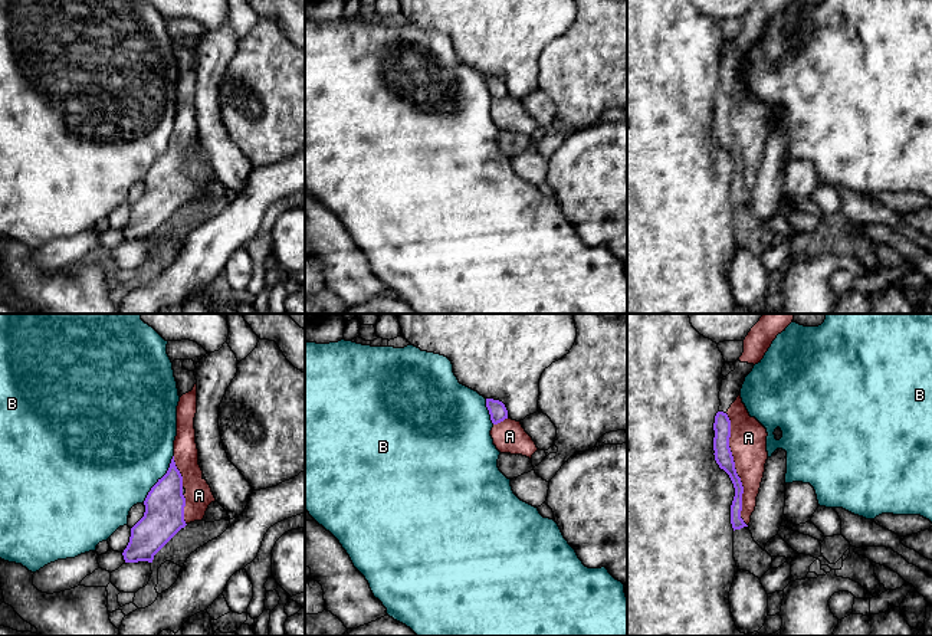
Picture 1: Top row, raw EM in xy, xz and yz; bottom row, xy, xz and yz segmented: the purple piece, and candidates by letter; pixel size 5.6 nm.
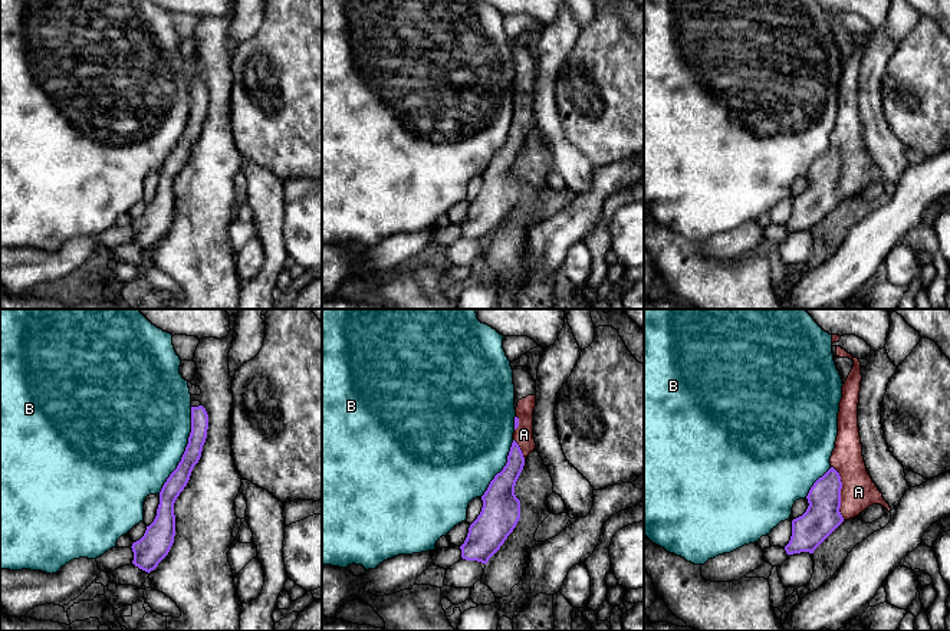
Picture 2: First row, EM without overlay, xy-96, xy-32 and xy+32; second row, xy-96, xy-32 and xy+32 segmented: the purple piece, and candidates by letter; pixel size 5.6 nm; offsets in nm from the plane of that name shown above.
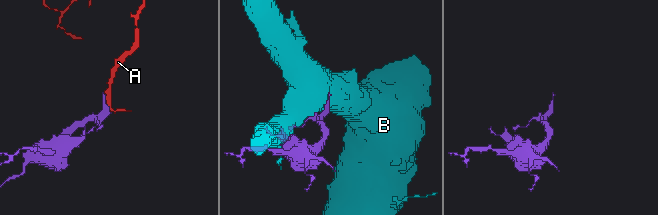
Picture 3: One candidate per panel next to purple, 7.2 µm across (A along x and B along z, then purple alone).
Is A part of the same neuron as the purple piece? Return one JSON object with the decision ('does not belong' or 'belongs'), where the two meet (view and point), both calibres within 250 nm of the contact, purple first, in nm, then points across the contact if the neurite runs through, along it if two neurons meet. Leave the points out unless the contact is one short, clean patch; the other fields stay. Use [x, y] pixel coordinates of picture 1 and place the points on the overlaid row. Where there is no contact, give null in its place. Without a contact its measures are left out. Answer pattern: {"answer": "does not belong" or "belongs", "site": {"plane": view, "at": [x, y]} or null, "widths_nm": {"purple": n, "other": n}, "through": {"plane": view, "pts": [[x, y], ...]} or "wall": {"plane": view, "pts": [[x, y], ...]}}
{"answer": "belongs", "site": {"plane": "yz", "at": [735, 469]}, "widths_nm": {"purple": 100, "other": 200}}

